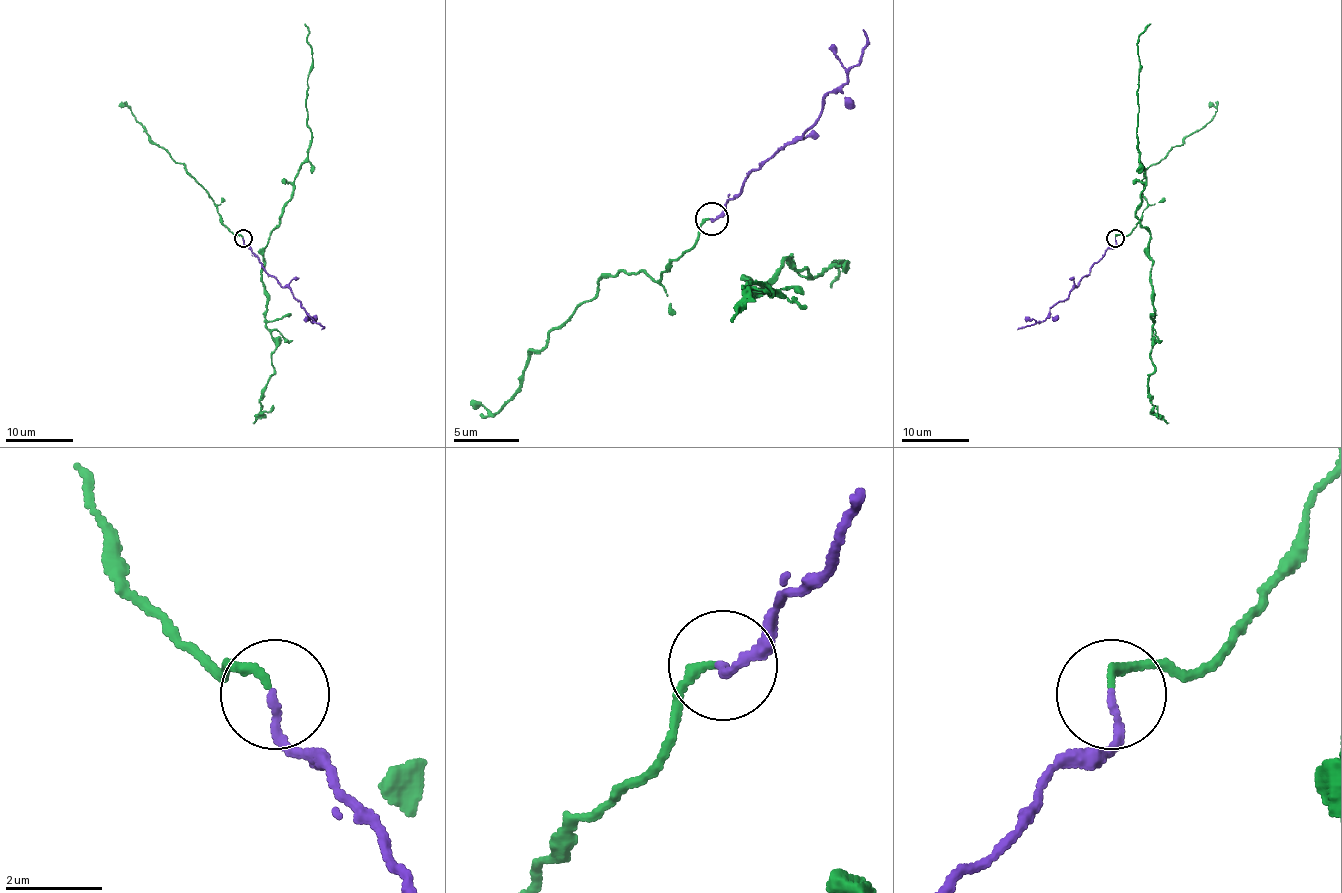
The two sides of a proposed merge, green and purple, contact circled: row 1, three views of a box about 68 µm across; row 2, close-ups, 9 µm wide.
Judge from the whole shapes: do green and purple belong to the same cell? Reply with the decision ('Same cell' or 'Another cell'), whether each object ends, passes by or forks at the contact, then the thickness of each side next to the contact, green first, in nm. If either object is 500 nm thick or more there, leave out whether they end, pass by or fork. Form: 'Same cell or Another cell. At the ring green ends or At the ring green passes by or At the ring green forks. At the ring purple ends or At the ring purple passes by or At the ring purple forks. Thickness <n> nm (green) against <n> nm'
Same cell. At the ring green ends. At the ring purple ends. Thickness 180 nm (green) against 170 nm

